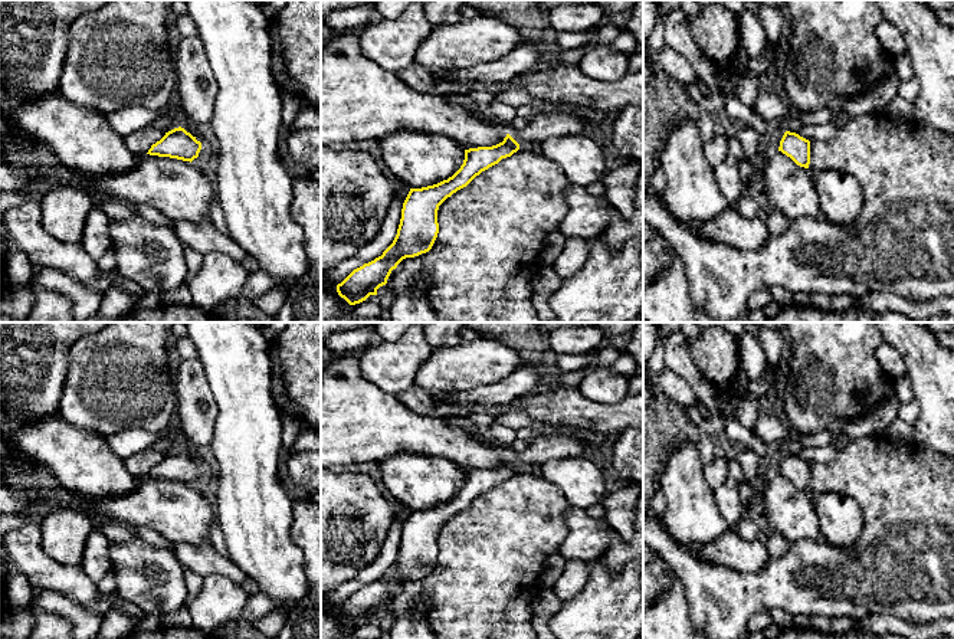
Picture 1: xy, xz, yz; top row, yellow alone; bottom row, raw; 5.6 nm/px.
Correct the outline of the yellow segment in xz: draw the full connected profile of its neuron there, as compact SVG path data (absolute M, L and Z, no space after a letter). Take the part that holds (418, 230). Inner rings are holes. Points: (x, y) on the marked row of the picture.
M576 111L535 112L524 128L508 131L502 142L465 150L463 164L452 177L433 186L410 189L403 203L393 243L381 256L354 269L338 284L338 295L350 305L360 304L370 295L377 295L377 289L387 284L391 271L403 259L419 256L432 249L439 233L439 206L453 193L466 187L482 171L517 153L521 144L541 144L555 135L586 134L589 128L590 125Z

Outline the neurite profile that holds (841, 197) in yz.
M836 170L813 173L823 217L835 225L853 223L863 207L863 196L858 180Z

